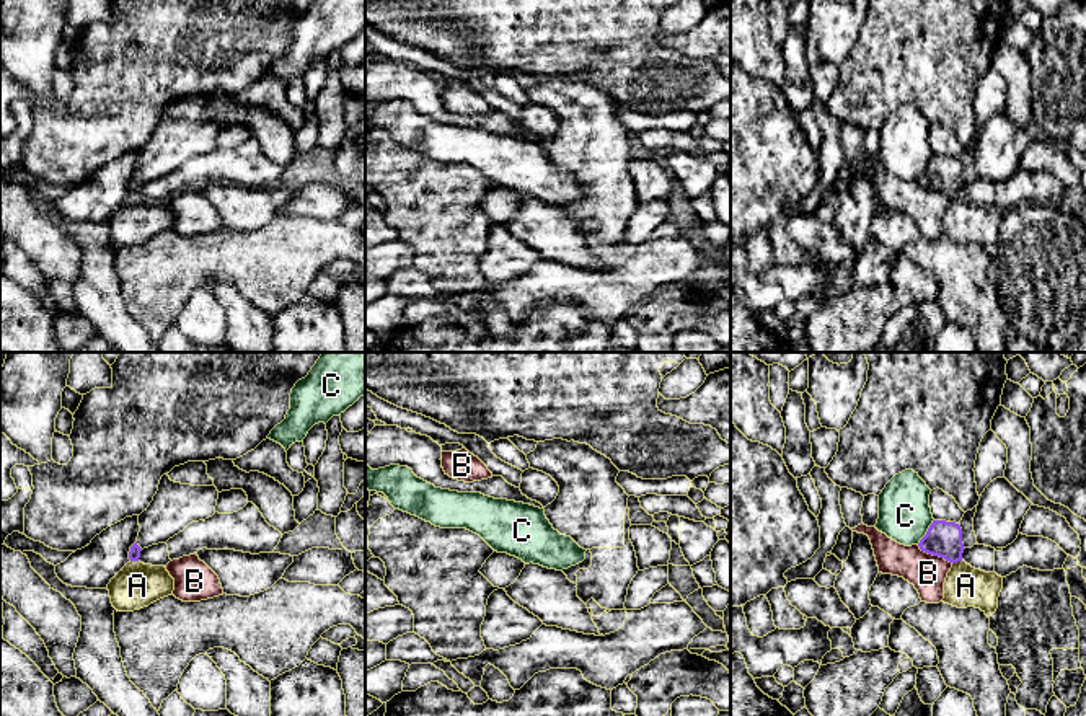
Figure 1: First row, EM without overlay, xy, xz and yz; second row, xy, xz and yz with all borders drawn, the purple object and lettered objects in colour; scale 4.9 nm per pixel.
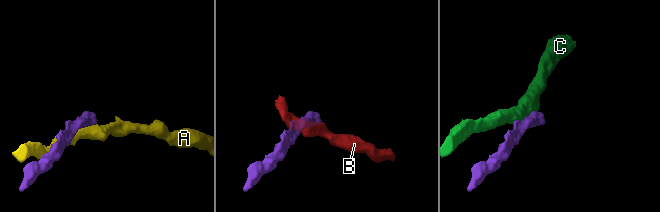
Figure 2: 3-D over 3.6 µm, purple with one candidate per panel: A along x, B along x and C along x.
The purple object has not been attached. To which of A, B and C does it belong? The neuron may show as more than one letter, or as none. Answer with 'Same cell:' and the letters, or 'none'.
Same cell: none

